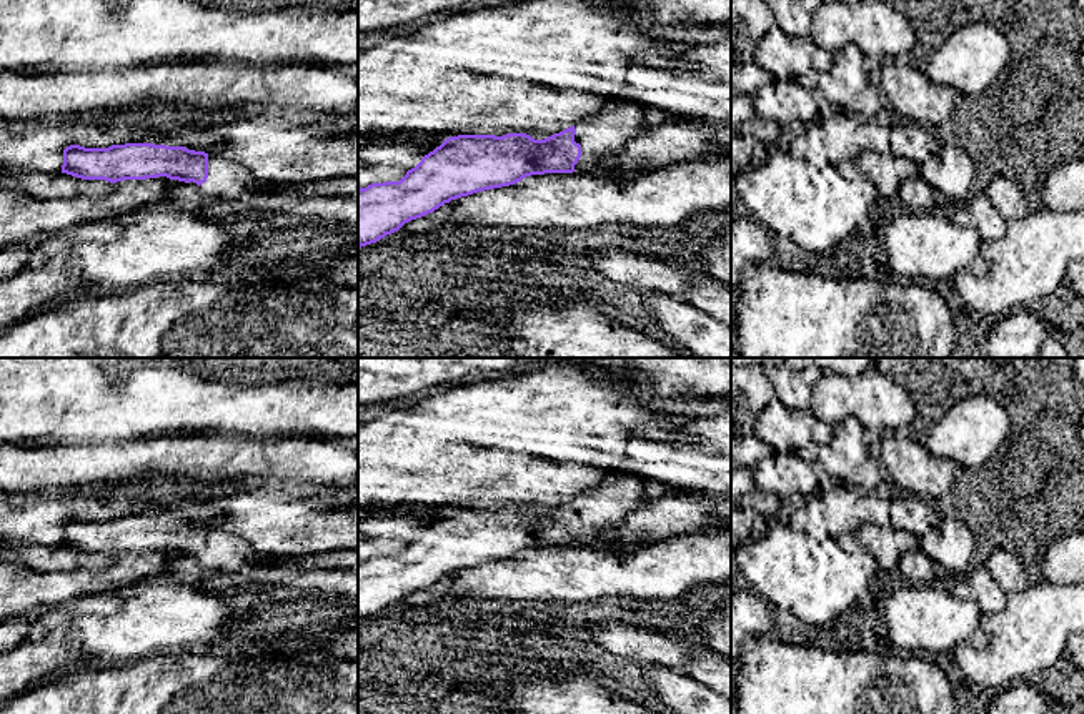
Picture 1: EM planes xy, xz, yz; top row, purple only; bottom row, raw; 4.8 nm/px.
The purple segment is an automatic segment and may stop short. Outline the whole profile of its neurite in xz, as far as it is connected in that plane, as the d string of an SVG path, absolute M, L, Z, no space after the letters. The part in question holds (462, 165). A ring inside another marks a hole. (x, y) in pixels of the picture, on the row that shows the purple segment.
M634 98L608 102L599 112L544 140L535 140L526 133L446 138L400 181L371 183L358 190L358 250L398 231L411 220L433 213L451 200L510 186L531 175L586 173L604 156L621 151L631 138L653 126L644 118L646 105Z

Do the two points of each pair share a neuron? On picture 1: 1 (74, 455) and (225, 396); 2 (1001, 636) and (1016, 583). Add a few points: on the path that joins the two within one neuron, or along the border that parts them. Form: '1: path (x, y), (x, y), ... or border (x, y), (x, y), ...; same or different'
1: border (144, 436), (134, 441), (65, 443); different
2: border (1029, 581), (1008, 596); different

